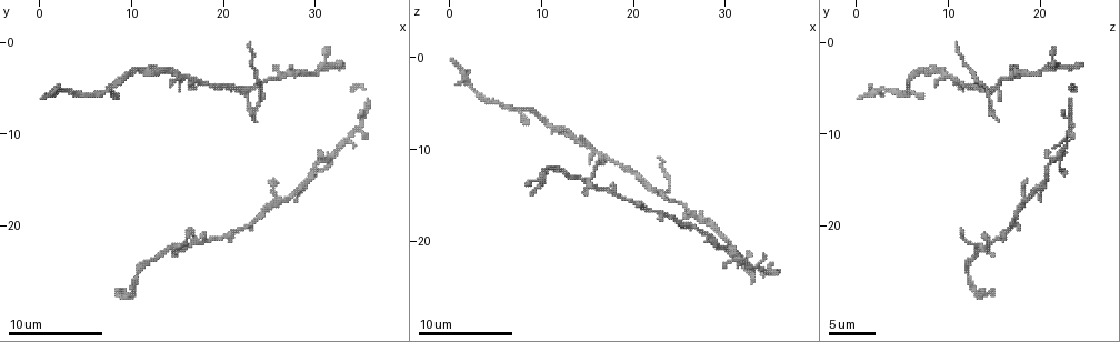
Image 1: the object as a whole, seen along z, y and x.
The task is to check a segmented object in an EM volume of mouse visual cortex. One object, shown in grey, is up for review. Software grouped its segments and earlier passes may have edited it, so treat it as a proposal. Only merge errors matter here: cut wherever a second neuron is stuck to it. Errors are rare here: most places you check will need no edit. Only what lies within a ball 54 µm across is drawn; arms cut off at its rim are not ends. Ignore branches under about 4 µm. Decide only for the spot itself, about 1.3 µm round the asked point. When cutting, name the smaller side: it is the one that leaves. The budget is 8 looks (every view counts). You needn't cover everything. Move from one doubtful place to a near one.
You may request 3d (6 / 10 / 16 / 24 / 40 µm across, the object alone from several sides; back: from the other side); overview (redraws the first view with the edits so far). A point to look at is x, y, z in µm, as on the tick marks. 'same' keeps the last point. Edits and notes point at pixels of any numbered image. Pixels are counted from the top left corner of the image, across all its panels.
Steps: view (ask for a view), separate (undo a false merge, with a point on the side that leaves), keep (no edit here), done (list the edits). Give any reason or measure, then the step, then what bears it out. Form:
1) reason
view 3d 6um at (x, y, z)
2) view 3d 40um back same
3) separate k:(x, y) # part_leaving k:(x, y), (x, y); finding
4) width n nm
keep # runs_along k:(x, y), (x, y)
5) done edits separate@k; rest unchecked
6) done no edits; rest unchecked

thin neck
view 3d 6um at (15.4, 3.6, 10.0)

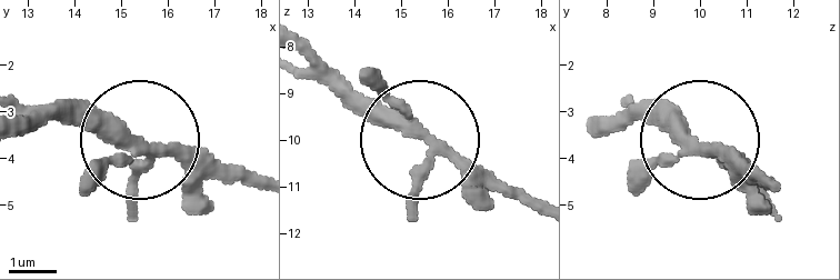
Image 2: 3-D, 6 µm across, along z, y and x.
width 260 nm
keep # runs_along 2:(251, 187), (96, 134), (64, 107); continuous, no second neuron

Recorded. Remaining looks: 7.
three arms meet
view 3d 16um at (18.2, 21.8, 14.6)

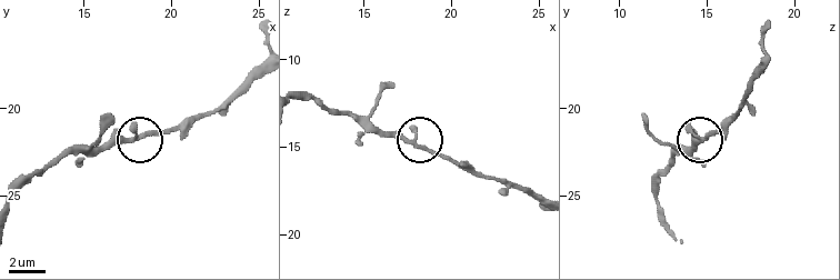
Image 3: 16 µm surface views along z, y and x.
keep # runs_along 3:(538, 201), (417, 143), (386, 136), (369, 121); one neuron here

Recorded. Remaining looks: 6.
three-way junction
view 3d 6um at (22.4, 20.2, 16.8)

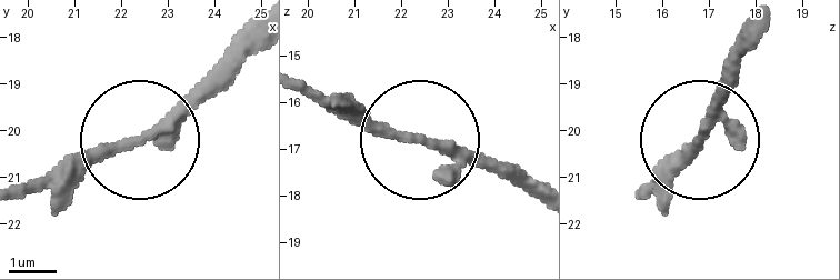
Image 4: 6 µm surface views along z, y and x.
keep # runs_along 4:(259, 21), (151, 129), (48, 172); all the same neuron

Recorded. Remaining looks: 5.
three-way junction
view 3d 10um at (22.2, 5.6, 14.6)

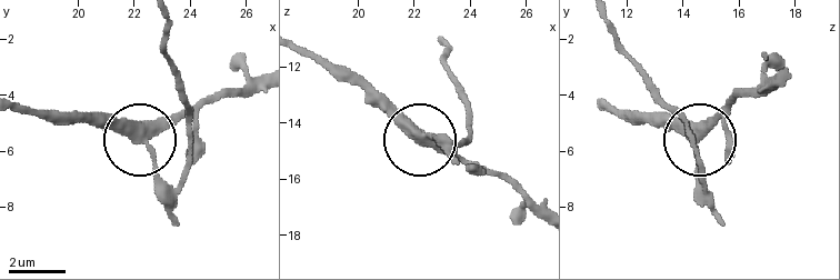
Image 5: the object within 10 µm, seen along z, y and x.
arms 3
keep # continuous, no second neuron

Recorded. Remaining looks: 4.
done no edits; rest unchecked

